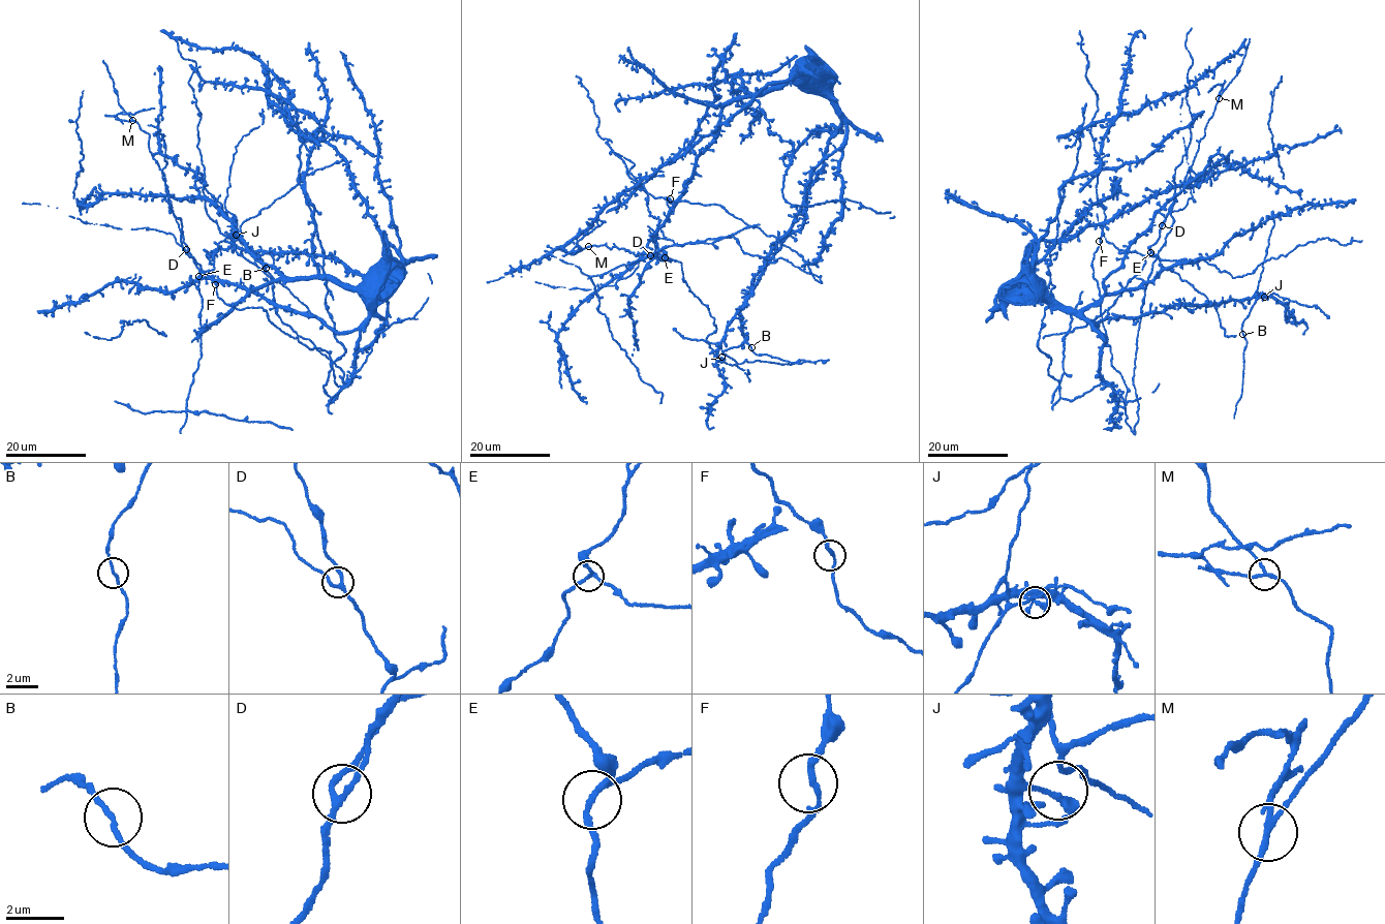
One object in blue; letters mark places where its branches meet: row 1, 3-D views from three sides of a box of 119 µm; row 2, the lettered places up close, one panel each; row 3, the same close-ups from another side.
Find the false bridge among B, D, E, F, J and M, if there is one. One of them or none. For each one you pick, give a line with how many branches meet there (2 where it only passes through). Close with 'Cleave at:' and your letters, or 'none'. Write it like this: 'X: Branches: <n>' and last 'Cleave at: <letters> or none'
M: Branches: 3
Cleave at: M

